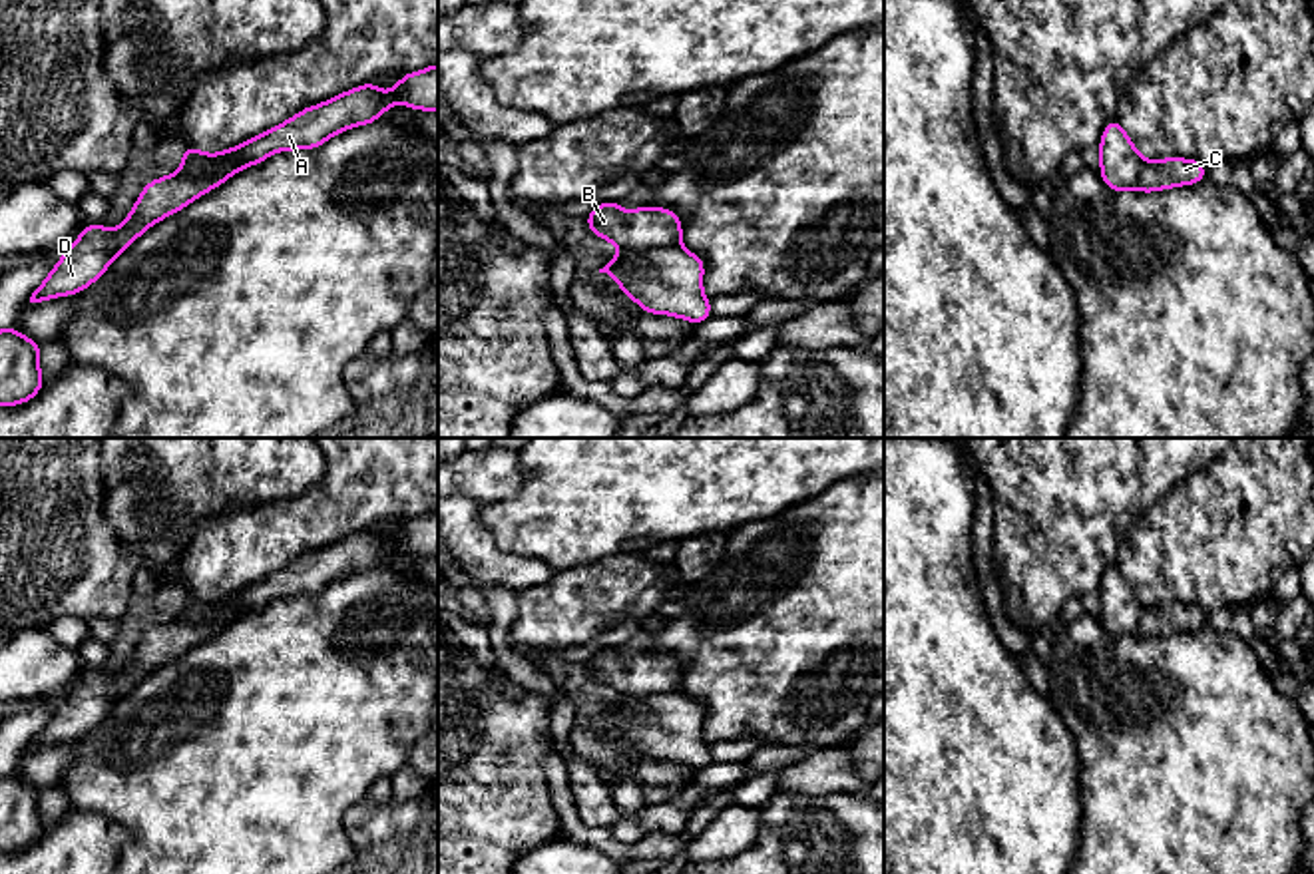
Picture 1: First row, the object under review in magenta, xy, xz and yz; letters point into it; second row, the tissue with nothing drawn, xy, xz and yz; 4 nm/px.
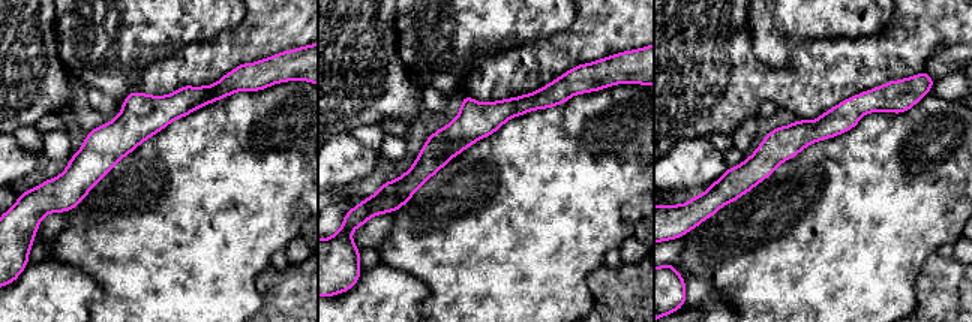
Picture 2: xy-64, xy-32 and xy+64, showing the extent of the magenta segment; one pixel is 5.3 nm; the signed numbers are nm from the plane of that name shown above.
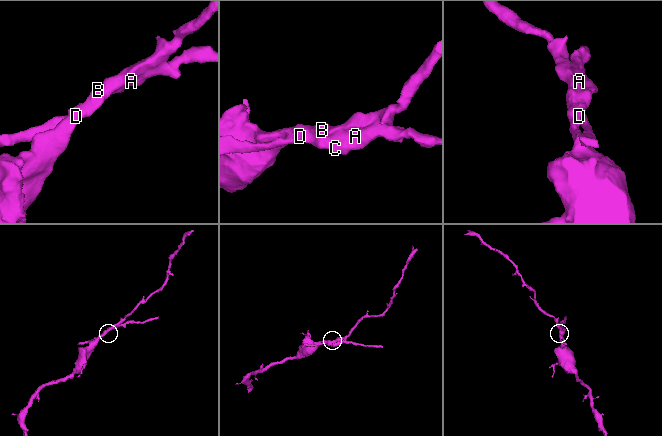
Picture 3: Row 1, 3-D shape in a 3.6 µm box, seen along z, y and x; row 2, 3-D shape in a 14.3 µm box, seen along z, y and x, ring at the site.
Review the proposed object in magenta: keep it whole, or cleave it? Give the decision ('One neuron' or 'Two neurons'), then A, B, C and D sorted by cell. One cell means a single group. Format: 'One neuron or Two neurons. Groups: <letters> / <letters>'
Two neurons. Groups: A C D / B

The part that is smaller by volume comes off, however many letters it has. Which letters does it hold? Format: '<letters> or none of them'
A, C, D

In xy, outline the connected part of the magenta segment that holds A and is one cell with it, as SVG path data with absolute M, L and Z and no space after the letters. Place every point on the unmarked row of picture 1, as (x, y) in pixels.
M438 510L402 522L390 538L368 528L319 551L309 551L277 573L243 587L233 597L229 611L217 611L203 623L173 619L149 627L119 673L108 675L102 669L84 673L46 727L32 739L30 749L82 739L151 671L181 657L231 621L259 611L277 597L317 595L344 575L376 567L394 549L438 557Z

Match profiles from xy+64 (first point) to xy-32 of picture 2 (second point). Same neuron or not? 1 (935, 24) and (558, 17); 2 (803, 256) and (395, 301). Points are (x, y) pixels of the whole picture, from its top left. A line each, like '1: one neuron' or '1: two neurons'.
1: two neurons
2: two neurons

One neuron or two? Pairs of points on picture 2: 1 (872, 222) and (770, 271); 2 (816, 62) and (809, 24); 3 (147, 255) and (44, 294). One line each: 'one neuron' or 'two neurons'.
1: one neuron
2: two neurons
3: two neurons

